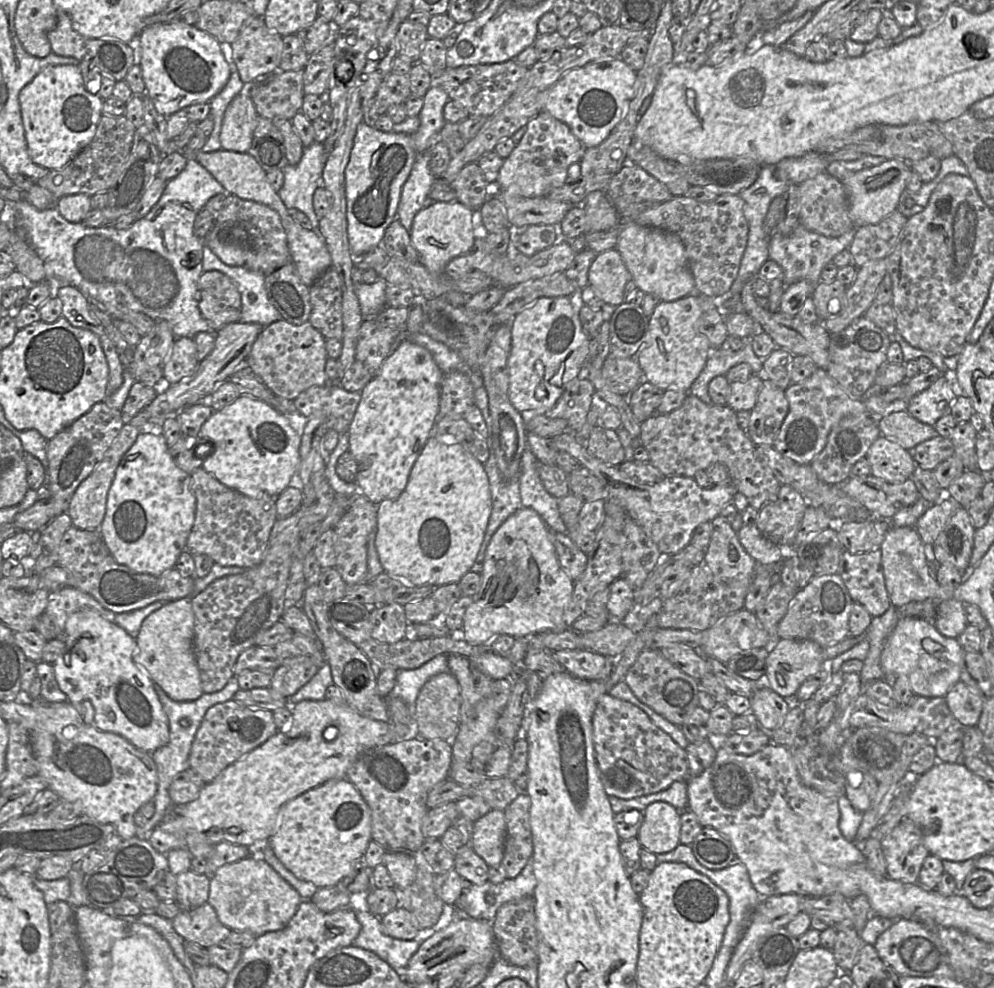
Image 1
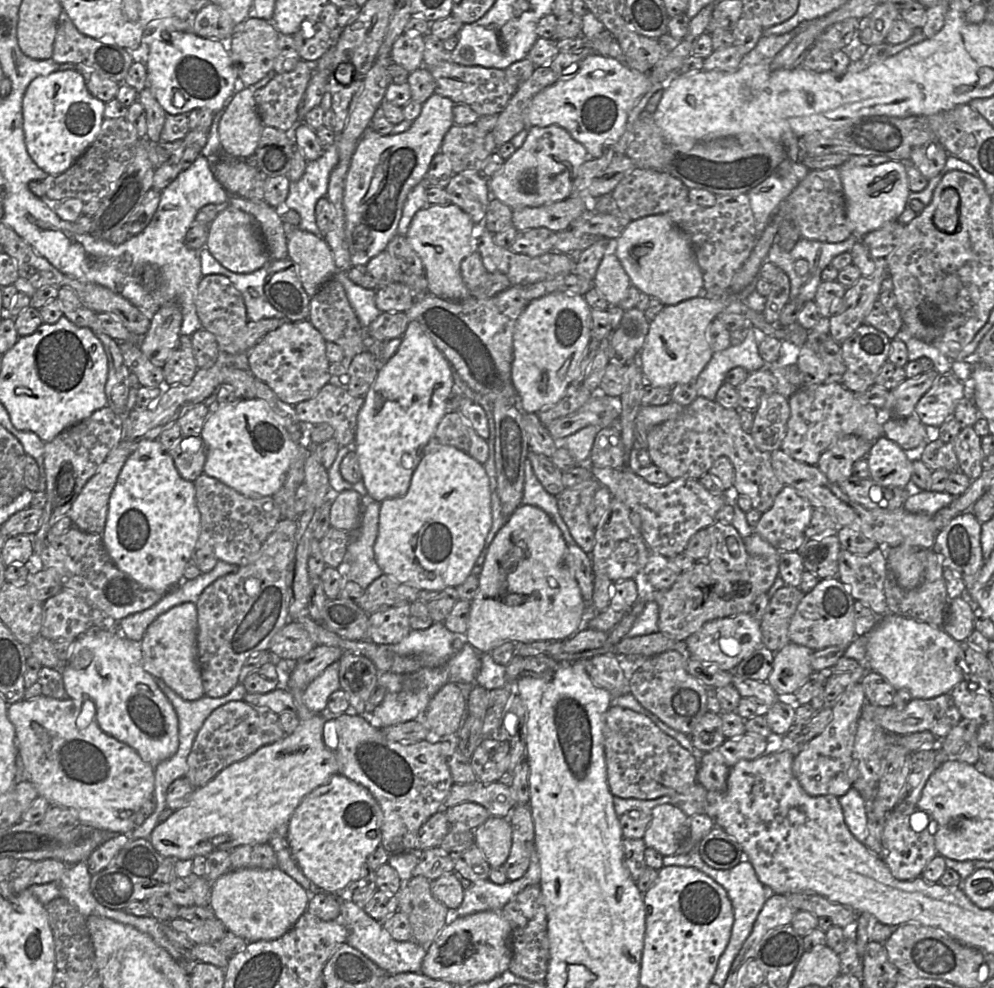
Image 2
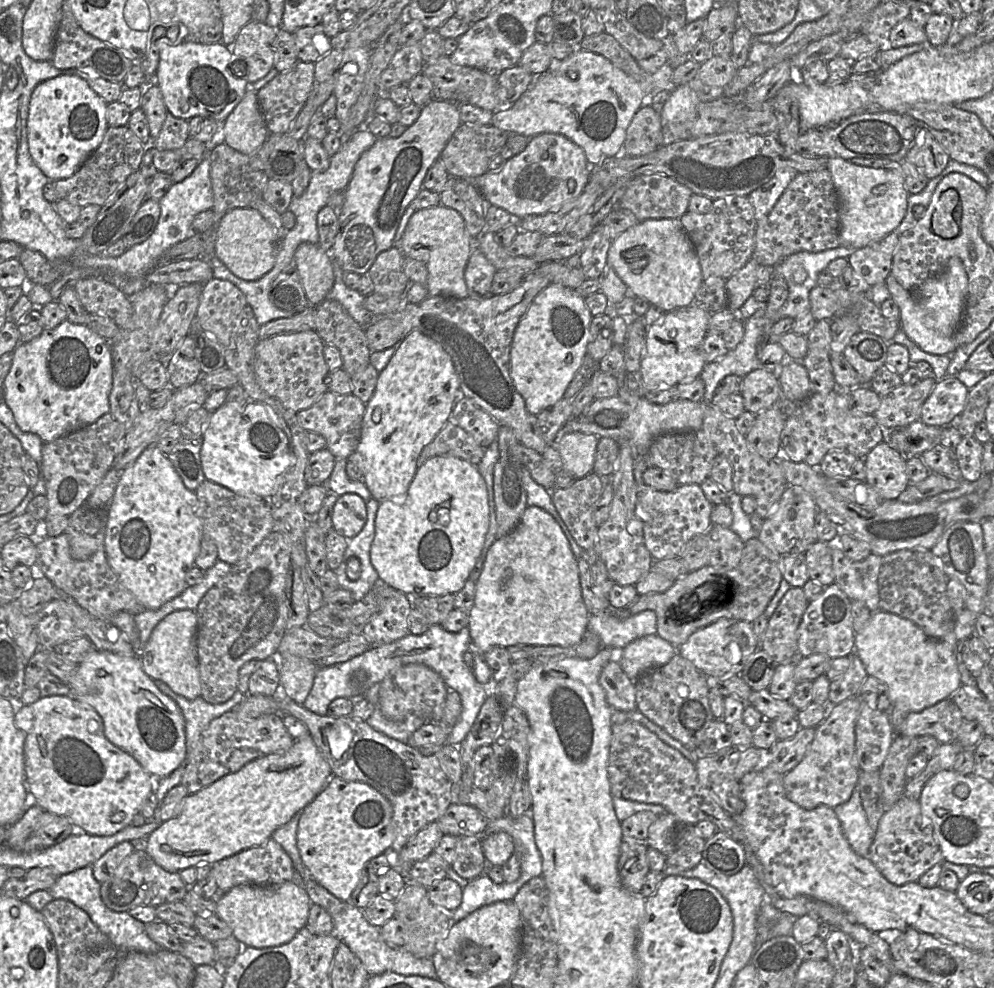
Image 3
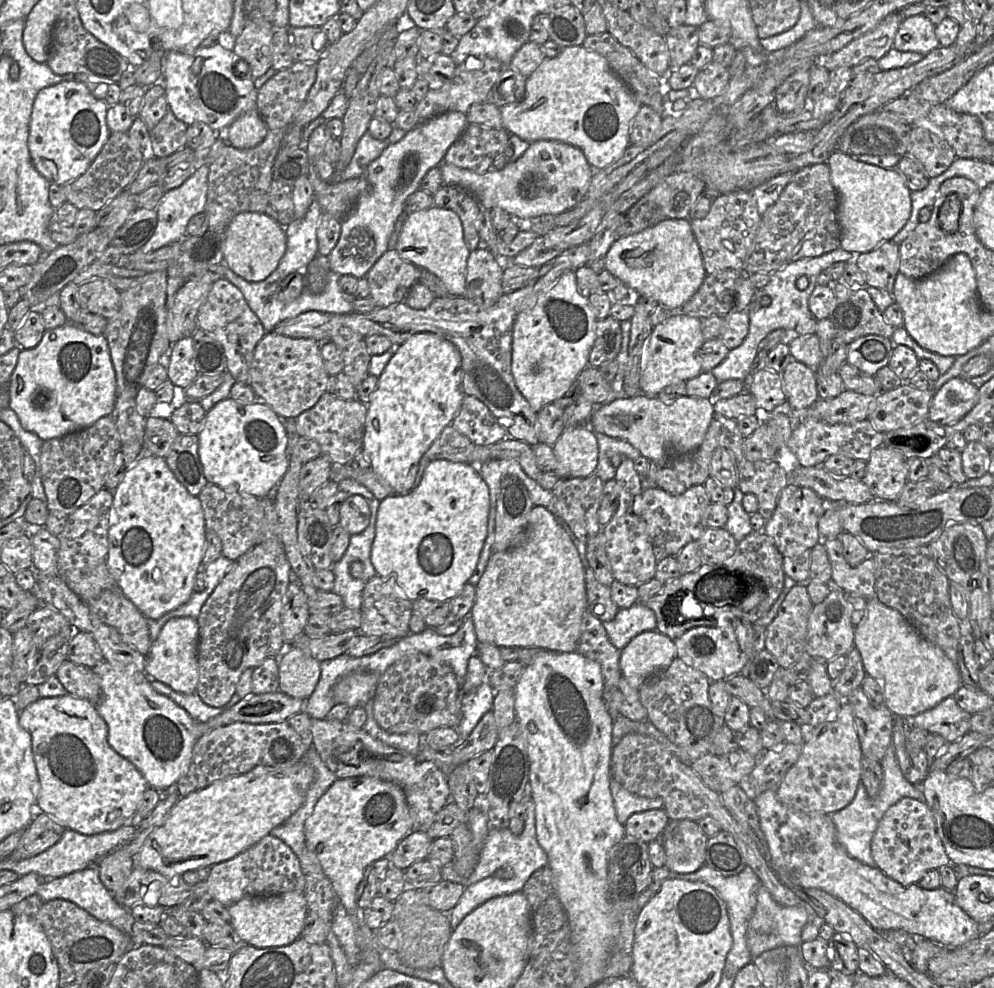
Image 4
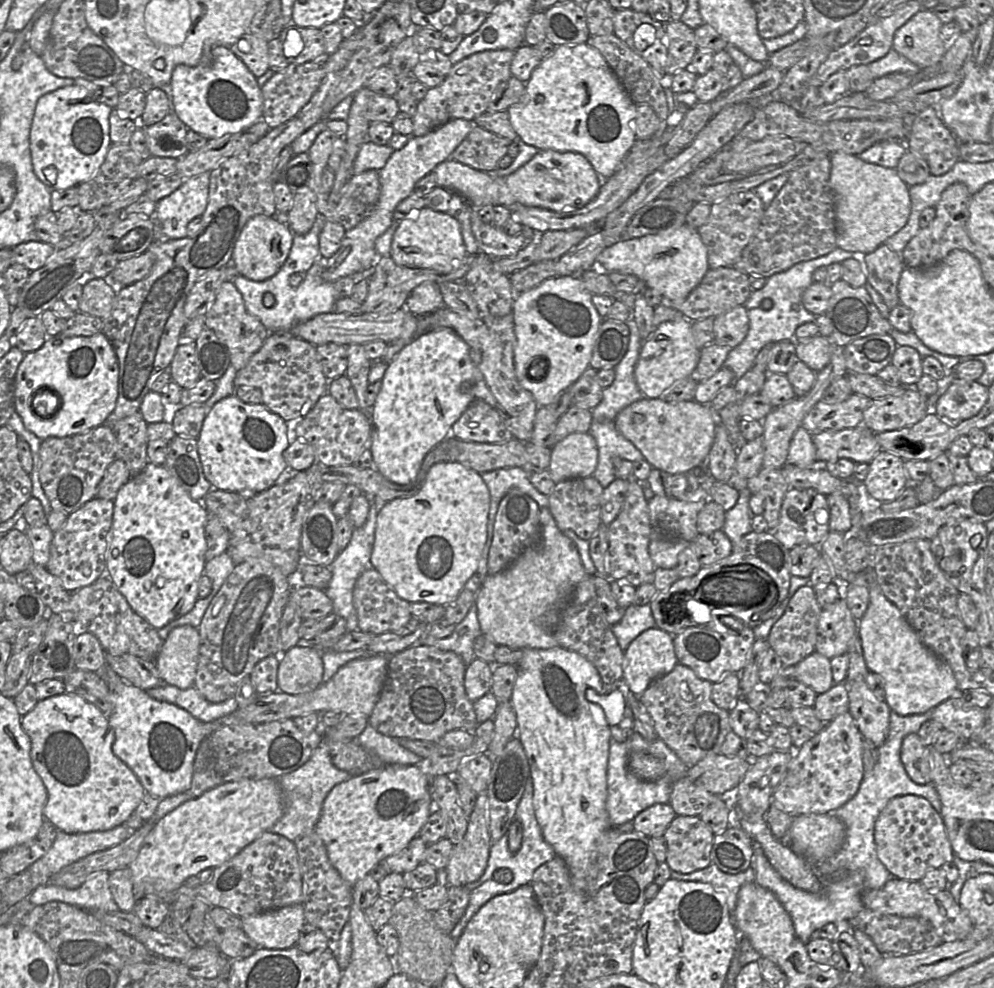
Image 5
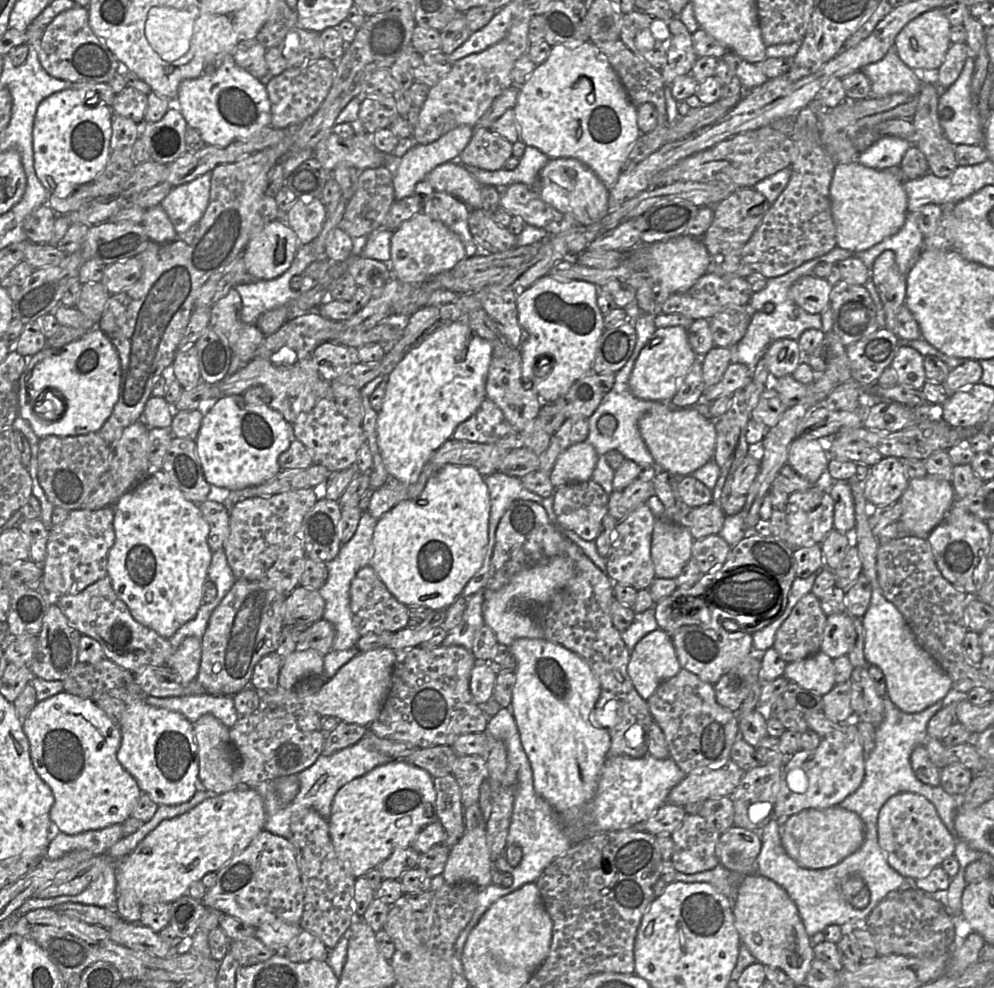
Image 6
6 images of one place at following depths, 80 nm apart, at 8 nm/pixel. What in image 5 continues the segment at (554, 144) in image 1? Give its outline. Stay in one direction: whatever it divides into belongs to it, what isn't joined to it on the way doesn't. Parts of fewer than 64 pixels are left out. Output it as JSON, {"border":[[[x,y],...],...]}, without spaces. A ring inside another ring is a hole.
{"border":[[[539,150],[526,164],[506,177],[492,177],[449,159],[438,164],[433,170],[437,187],[456,192],[474,209],[481,206],[506,206],[514,203],[539,207],[555,212],[575,210],[595,198],[603,179],[597,174],[590,162],[577,152]]]}

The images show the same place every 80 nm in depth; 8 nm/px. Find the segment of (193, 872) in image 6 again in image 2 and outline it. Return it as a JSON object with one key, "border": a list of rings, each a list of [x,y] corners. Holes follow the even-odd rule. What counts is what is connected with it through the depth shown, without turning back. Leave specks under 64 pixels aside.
{"border":[[[314,714],[308,720],[300,721],[298,727],[292,734],[286,735],[278,742],[259,748],[255,753],[248,756],[247,758],[235,762],[223,769],[206,785],[202,786],[201,788],[197,788],[184,807],[175,811],[165,821],[156,825],[149,837],[149,841],[151,842],[152,846],[162,856],[172,857],[174,859],[193,860],[196,856],[208,856],[210,853],[217,850],[232,850],[242,845],[269,843],[272,837],[287,836],[288,822],[302,799],[319,786],[326,784],[333,775],[338,773],[338,765],[335,755],[333,751],[328,749],[323,742],[323,729],[325,723],[326,720],[321,714]]]}

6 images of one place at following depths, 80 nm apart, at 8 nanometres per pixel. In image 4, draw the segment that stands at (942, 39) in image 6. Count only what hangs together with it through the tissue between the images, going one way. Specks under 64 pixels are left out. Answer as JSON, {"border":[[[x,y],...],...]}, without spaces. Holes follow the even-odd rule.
{"border":[[[924,14],[904,18],[894,38],[893,48],[901,52],[928,54],[940,47],[936,26]]]}

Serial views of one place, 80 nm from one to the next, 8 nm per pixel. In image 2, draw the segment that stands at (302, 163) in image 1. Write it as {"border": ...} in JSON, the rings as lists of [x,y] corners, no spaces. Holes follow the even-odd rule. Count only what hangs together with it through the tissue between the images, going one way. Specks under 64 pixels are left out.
{"border":[[[336,141],[324,148],[320,158],[307,161],[305,172],[298,181],[290,181],[284,207],[299,213],[299,229],[320,235],[315,219],[315,205],[320,198],[327,195],[329,176],[338,161]]]}

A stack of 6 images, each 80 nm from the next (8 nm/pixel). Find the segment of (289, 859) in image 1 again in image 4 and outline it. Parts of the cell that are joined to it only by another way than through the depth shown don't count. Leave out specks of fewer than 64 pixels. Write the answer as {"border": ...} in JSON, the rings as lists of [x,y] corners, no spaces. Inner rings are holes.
{"border":[[[371,776],[337,778],[304,824],[306,848],[317,856],[347,913],[361,923],[355,894],[366,868],[380,858],[389,859],[399,842],[410,833],[413,833],[411,819],[401,788]]]}

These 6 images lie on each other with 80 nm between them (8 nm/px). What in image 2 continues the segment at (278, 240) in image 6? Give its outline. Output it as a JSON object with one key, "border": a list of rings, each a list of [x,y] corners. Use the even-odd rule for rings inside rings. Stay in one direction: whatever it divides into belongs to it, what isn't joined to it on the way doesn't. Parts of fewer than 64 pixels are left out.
{"border":[[[220,205],[221,211],[209,226],[206,247],[228,270],[235,273],[251,273],[269,261],[267,249],[254,217],[230,205]]]}

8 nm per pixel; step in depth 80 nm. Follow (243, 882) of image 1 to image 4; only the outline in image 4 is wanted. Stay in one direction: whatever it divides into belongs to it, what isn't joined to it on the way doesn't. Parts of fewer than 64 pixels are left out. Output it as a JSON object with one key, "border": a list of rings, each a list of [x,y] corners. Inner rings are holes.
{"border":[[[304,892],[247,896],[228,907],[230,924],[246,944],[256,948],[287,946],[301,936],[308,915]]]}

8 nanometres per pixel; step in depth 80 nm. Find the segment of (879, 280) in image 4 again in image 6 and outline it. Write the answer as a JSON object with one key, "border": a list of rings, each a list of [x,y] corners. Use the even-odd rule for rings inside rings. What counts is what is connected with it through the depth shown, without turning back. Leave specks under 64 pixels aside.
{"border":[[[890,250],[882,252],[870,270],[886,316],[886,328],[894,331],[896,316],[906,299],[906,277],[899,271],[895,254]]]}

